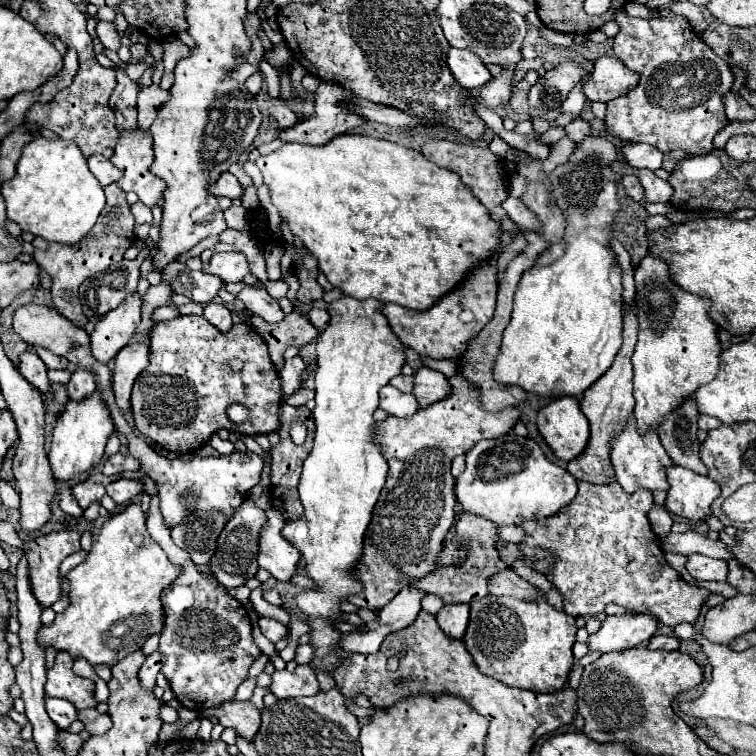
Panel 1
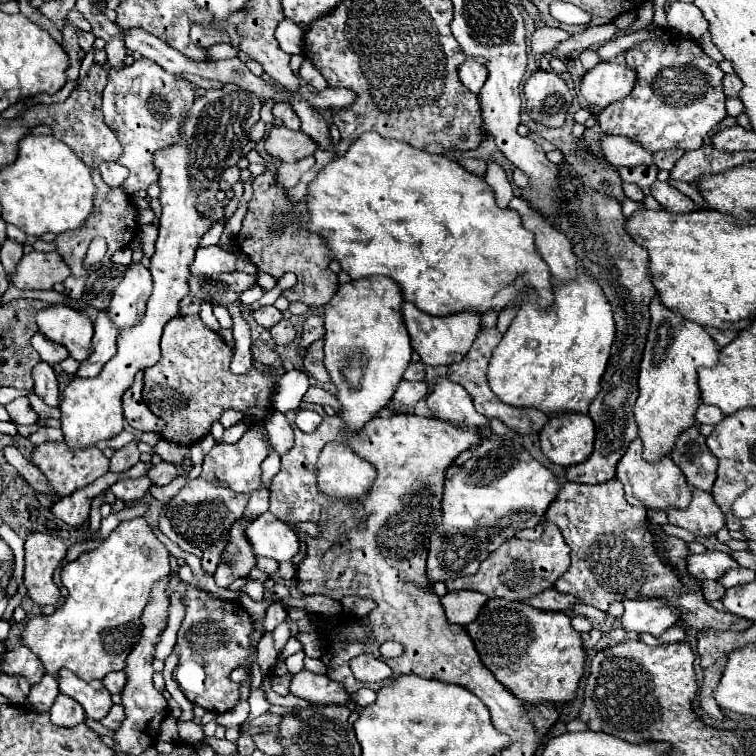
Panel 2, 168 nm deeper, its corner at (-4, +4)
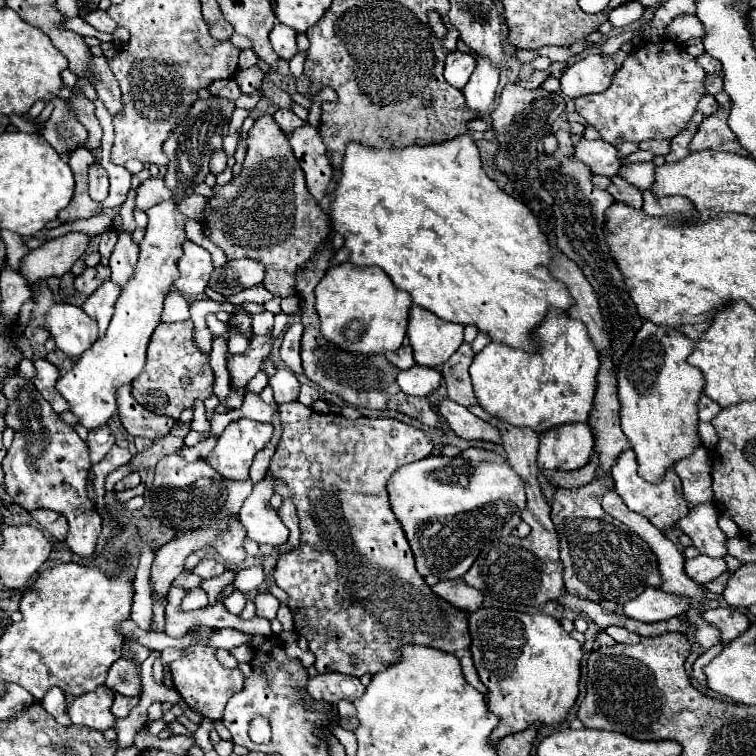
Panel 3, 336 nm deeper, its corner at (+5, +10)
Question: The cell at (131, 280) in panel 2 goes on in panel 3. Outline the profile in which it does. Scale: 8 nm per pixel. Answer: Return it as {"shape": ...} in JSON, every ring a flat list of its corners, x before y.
{"shape":[[122,232,110,256,110,268,112,268,110,280,118,286,126,286,126,282,134,276,136,262,138,262,138,246,132,242,132,236,128,232]]}

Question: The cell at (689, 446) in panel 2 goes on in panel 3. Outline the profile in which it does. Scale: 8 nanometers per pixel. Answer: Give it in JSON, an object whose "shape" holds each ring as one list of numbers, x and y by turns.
{"shape":[[698,446,694,454,688,458,682,458,674,464,676,474,682,480,684,488,684,498,688,500,690,506,696,506,700,502,712,502,712,478,710,478,710,468,712,468,712,458,706,446]]}

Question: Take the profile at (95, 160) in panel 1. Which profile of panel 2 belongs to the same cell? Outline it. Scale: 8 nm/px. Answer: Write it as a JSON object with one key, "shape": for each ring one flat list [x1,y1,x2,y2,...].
{"shape":[[105,162,99,166,99,172,101,172,103,182,107,186,115,186,115,188,119,188,125,182,125,178,129,176,129,170,125,166,121,166,119,162]]}

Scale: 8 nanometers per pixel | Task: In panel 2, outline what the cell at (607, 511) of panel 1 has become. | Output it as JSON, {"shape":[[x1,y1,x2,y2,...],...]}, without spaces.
{"shape":[[609,480,603,484,595,484,595,486,585,486,585,484,575,484,575,482,567,482,563,486,563,490,559,492,559,496,553,500,553,504,549,506,547,514,545,514,547,522,555,522,565,538,565,542,571,548,571,566,569,570,555,582,555,588,559,592,565,594,573,594,577,596,581,602,595,606,603,612,607,612,609,604,619,600,643,600,643,598,663,598,669,600,669,604,673,608,677,608,683,614,683,624,691,626,695,630,747,630,751,622,745,622,743,618,729,614,729,612,721,612,715,610,711,604,707,604,703,600,701,594,683,594,683,586,677,580,675,572,661,562,661,558,657,556,657,550,653,546,653,534,645,528,647,522,647,510,639,508,639,506,631,506,625,496,623,496,623,488,619,480]]}

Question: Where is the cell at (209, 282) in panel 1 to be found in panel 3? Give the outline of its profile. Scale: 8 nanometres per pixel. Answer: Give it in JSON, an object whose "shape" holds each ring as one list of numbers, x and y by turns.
{"shape":[[228,260,222,268,216,268,214,280,210,284,214,284,214,290,222,296,234,296,254,284,260,284,264,280,264,266,256,260]]}

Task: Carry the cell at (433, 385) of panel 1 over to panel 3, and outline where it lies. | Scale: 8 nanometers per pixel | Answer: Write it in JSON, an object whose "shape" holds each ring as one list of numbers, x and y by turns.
{"shape":[[442,398,438,404,440,416,448,422,448,426,466,440,490,440,500,442,500,432,494,424,480,420,468,408,452,402,450,398]]}

